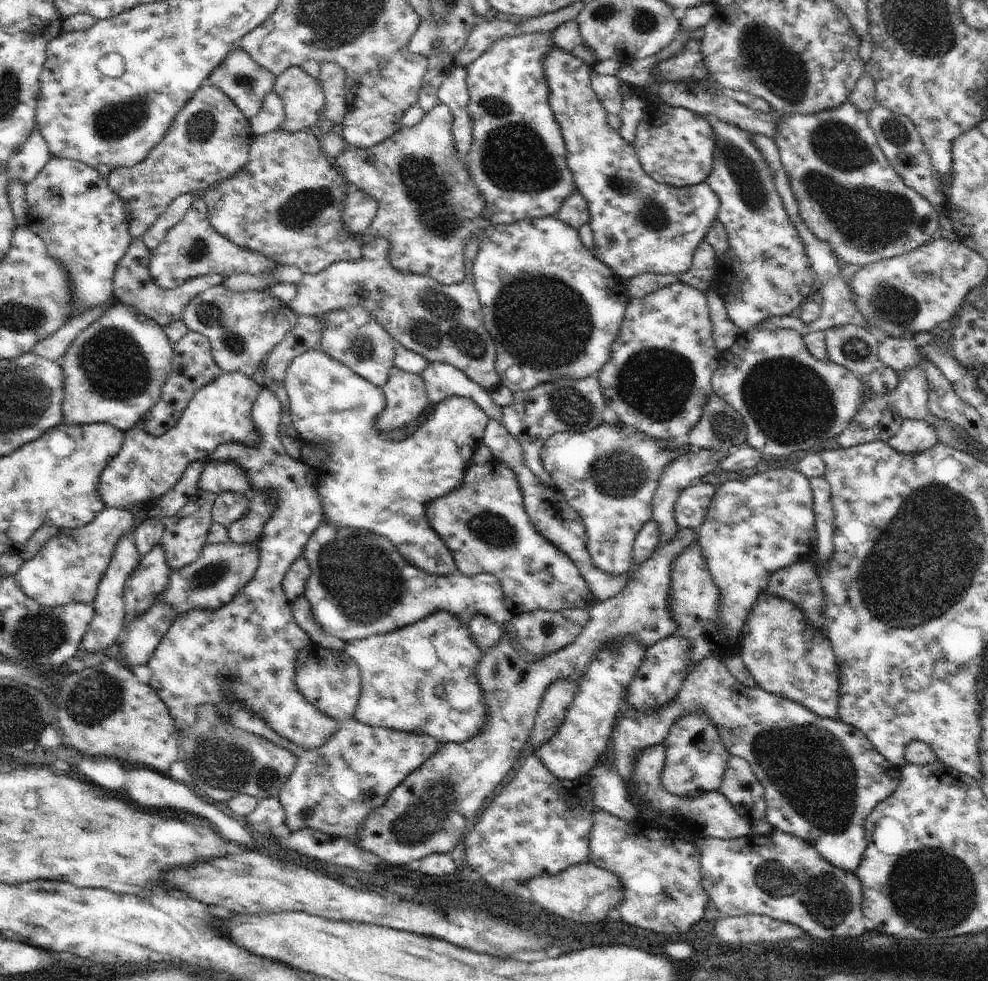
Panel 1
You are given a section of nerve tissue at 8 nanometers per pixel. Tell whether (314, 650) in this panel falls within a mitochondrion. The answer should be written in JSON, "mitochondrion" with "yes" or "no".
{"mitochondrion":"no"}

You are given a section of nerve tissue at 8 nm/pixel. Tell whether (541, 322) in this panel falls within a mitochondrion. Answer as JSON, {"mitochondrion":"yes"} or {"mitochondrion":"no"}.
{"mitochondrion":"yes"}

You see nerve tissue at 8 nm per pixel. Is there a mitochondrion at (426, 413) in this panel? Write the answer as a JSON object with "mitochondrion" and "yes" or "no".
{"mitochondrion":"no"}

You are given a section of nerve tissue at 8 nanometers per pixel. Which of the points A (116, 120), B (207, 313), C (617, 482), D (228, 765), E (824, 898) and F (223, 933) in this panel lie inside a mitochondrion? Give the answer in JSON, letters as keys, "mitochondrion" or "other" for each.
{"A":"mitochondrion","B":"mitochondrion","C":"mitochondrion","D":"mitochondrion","E":"mitochondrion","F":"other"}

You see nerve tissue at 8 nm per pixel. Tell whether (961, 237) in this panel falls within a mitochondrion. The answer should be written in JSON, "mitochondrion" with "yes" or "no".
{"mitochondrion":"no"}

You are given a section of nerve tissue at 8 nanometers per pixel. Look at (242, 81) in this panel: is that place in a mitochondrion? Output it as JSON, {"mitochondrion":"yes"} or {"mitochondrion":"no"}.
{"mitochondrion":"yes"}

